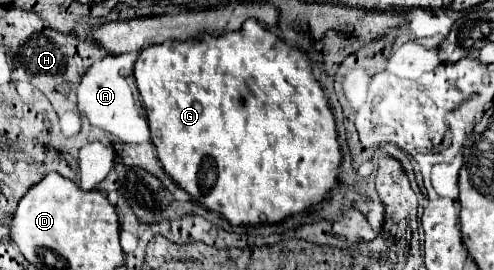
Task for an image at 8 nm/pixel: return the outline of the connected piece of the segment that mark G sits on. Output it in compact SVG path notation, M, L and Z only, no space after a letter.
M245 21L243 29L233 33L223 33L221 39L215 39L213 35L205 35L193 41L165 41L161 45L145 47L135 63L135 81L137 89L143 97L143 105L147 109L149 119L149 131L151 141L157 149L157 157L163 165L163 169L171 175L171 179L187 191L195 201L199 201L203 207L221 213L231 225L259 225L259 223L281 223L283 219L303 213L311 209L313 205L319 205L329 191L337 183L339 165L341 165L341 149L337 143L337 131L333 113L329 109L329 103L325 99L325 93L319 85L319 81L313 77L313 67L303 51L297 47L287 45L283 39L279 39L275 33L265 29L263 25L257 25L257 21Z

